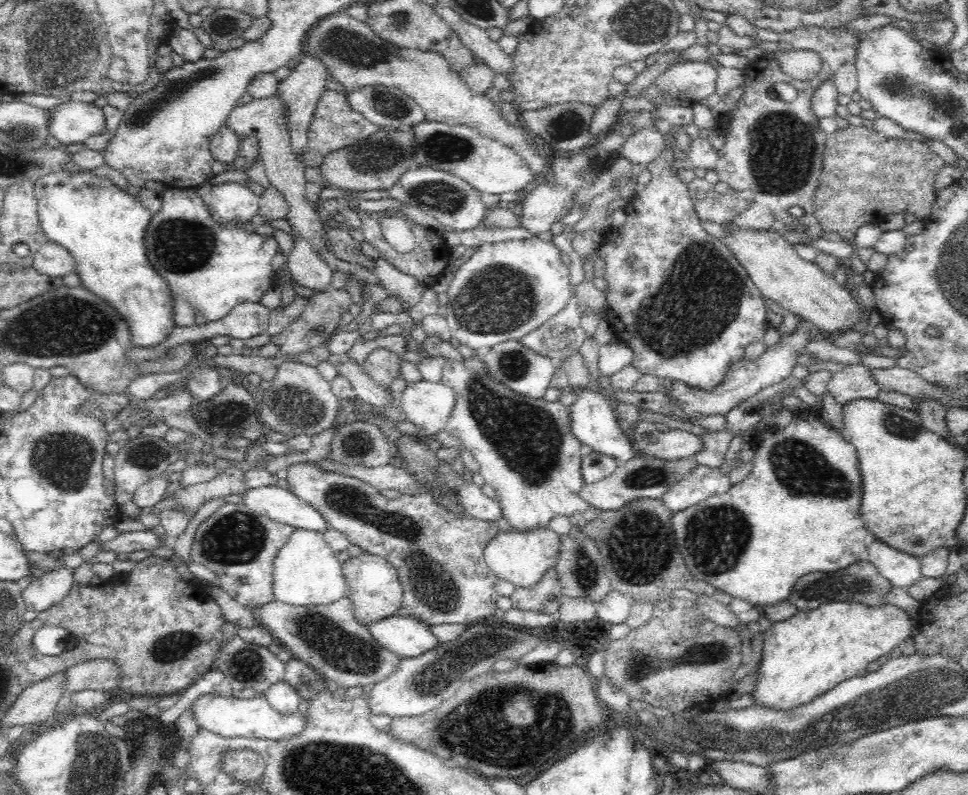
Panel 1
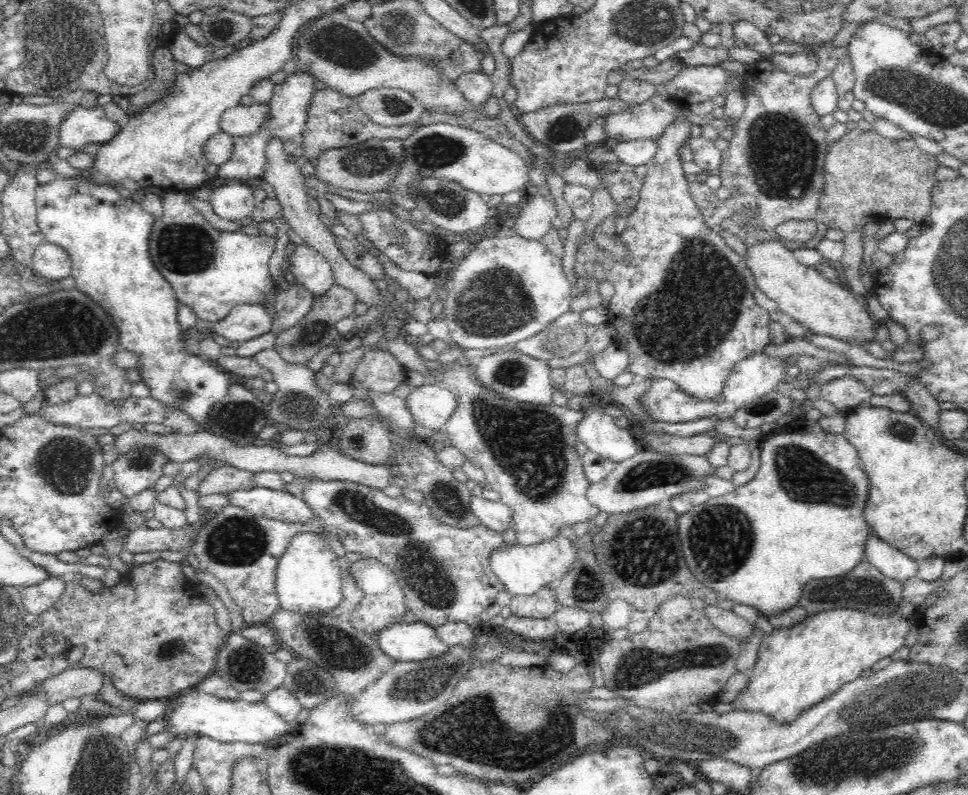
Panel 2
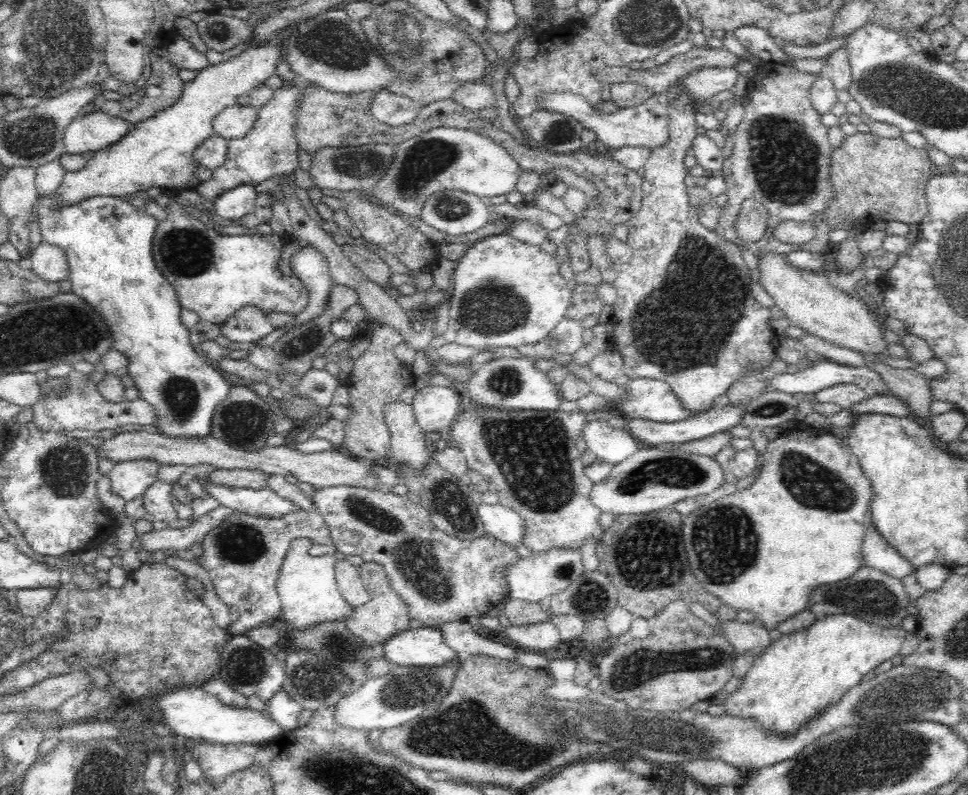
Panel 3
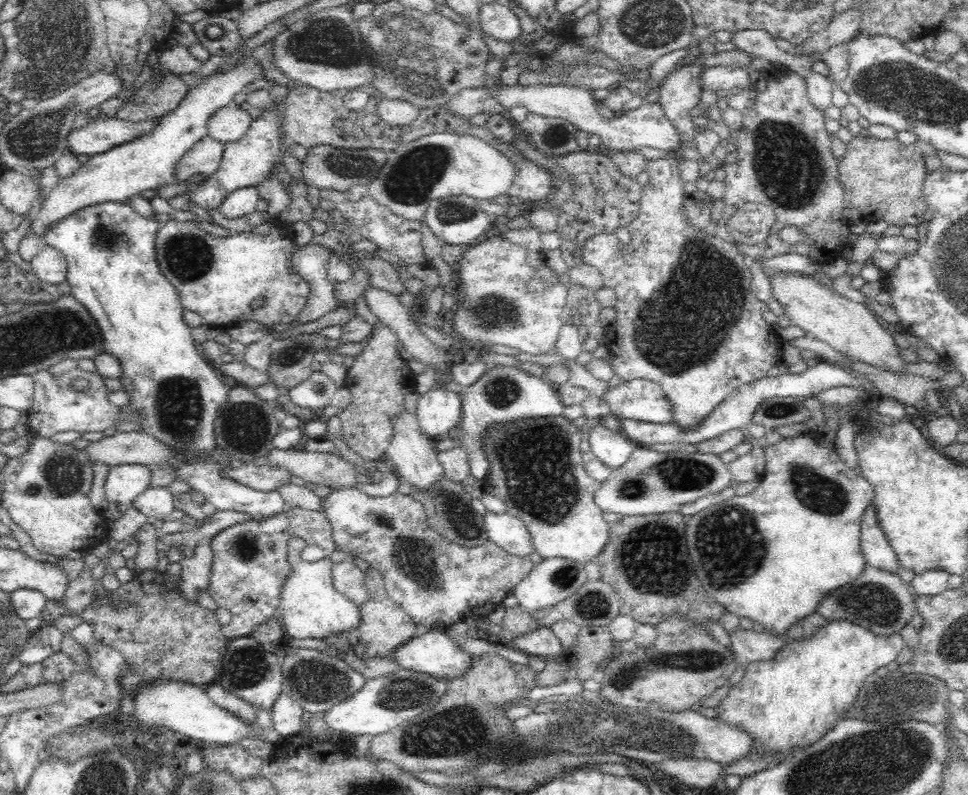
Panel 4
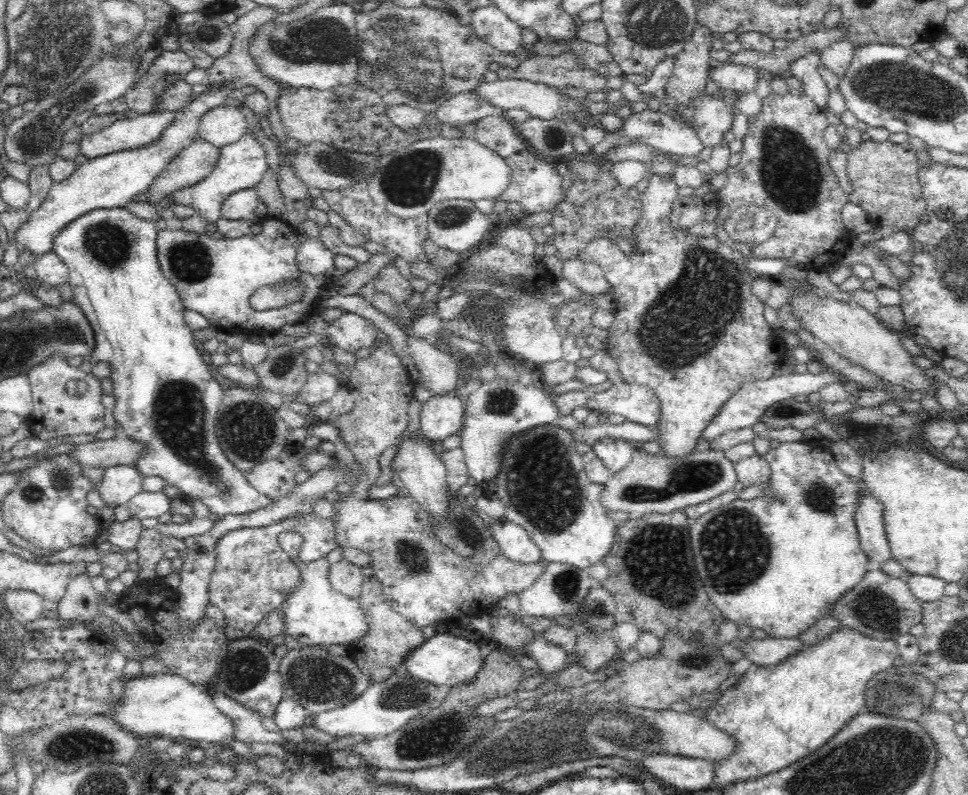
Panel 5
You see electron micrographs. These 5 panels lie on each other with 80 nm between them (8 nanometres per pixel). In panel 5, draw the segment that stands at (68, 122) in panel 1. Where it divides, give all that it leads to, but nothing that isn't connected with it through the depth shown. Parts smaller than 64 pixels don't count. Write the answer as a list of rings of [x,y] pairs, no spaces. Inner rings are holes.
[[[154,111],[134,116],[132,119],[116,120],[100,132],[81,134],[78,148],[87,158],[98,158],[124,148],[138,148],[156,143],[166,126],[174,120],[174,111]]]

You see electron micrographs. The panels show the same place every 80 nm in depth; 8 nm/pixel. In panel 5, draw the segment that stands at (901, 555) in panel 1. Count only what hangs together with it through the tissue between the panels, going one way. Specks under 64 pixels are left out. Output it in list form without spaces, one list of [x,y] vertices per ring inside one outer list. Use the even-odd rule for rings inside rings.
[[[868,490],[859,500],[855,523],[861,550],[866,553],[872,567],[881,568],[883,564],[893,559],[882,518],[882,503]]]

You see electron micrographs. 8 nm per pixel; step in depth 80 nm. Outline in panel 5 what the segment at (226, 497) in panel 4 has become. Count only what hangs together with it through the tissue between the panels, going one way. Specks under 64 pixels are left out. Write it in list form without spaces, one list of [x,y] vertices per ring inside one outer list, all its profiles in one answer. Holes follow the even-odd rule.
[[[114,206],[114,208],[94,208],[88,210],[86,214],[78,216],[76,220],[68,222],[62,230],[58,230],[52,236],[52,248],[55,253],[66,263],[68,267],[68,284],[72,288],[73,300],[82,309],[82,312],[87,316],[87,319],[92,325],[92,329],[96,332],[96,349],[92,355],[88,357],[92,364],[104,361],[112,365],[112,376],[110,378],[114,381],[114,396],[116,398],[116,408],[114,408],[113,416],[116,422],[120,422],[122,430],[126,438],[133,438],[143,442],[147,449],[145,453],[139,458],[134,466],[140,471],[140,474],[145,477],[159,476],[162,477],[167,485],[178,486],[180,488],[180,495],[186,496],[189,499],[202,500],[206,504],[210,513],[216,514],[218,517],[225,514],[246,514],[254,512],[262,507],[268,506],[270,503],[275,503],[280,498],[272,498],[265,494],[260,494],[256,491],[245,478],[245,474],[234,466],[226,455],[222,452],[219,445],[217,434],[215,431],[215,422],[219,412],[219,407],[224,399],[224,391],[222,386],[216,381],[213,376],[213,367],[208,362],[208,359],[200,356],[194,344],[195,337],[193,331],[186,326],[184,320],[183,302],[177,293],[176,287],[163,275],[160,268],[157,252],[156,252],[156,238],[158,227],[154,221],[136,217],[132,212],[128,211],[124,206]]]

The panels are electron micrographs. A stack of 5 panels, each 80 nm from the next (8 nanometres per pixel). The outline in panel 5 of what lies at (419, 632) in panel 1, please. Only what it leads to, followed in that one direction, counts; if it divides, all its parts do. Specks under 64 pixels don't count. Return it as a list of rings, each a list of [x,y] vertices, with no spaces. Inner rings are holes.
[[[438,632],[424,640],[422,644],[418,644],[414,650],[410,650],[402,664],[414,678],[431,682],[445,690],[460,682],[461,684],[470,682],[476,676],[476,672],[482,666],[480,652],[479,643],[457,636],[453,632]]]

